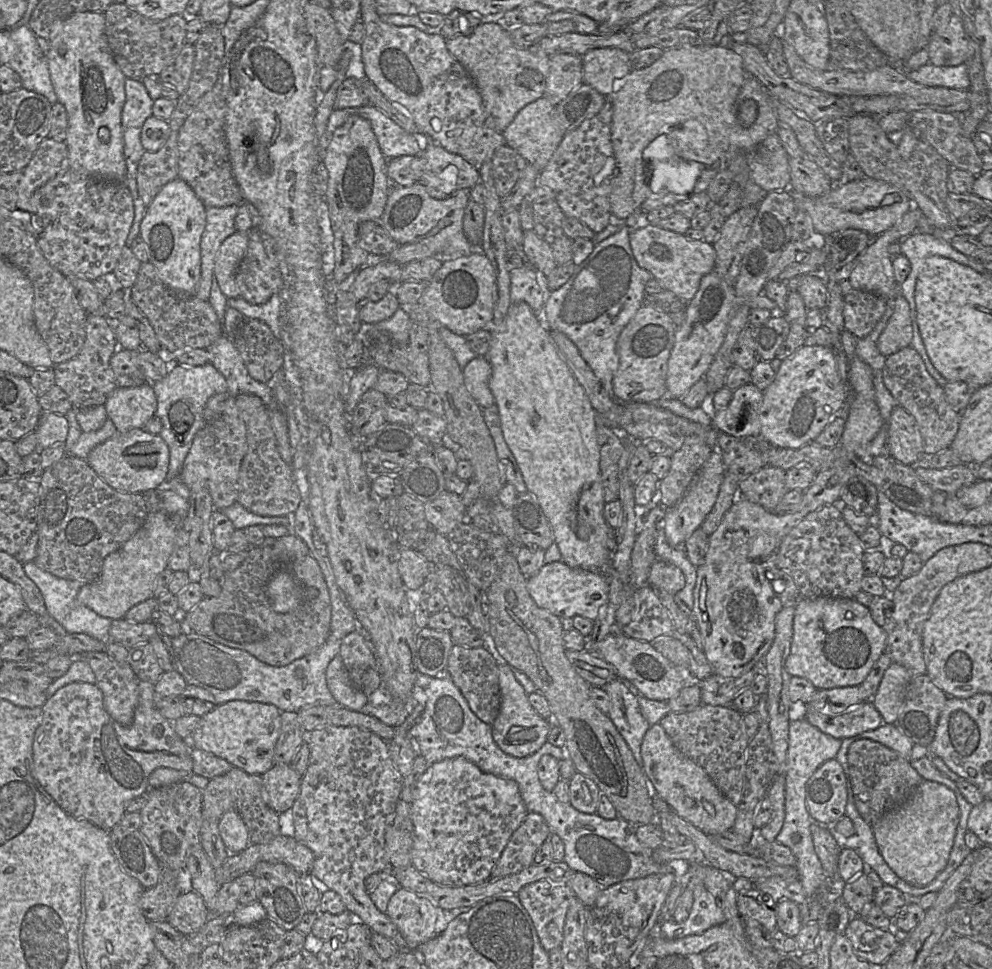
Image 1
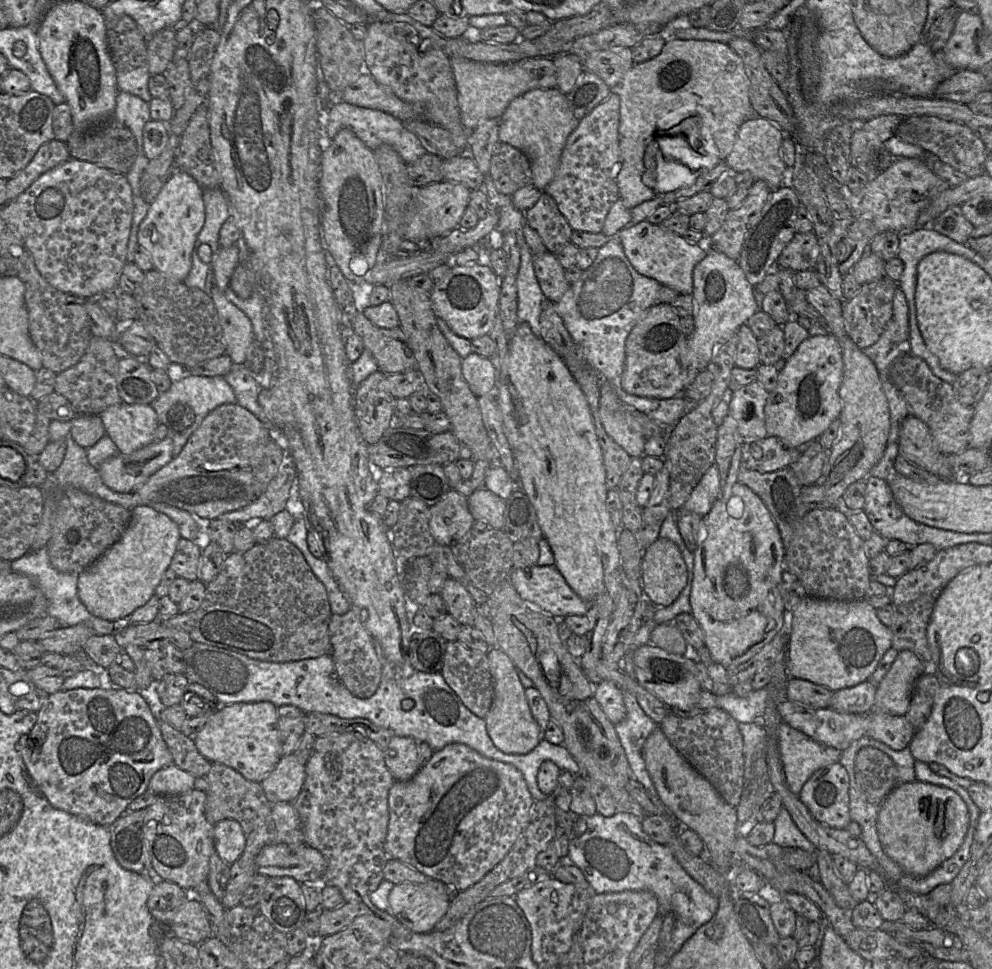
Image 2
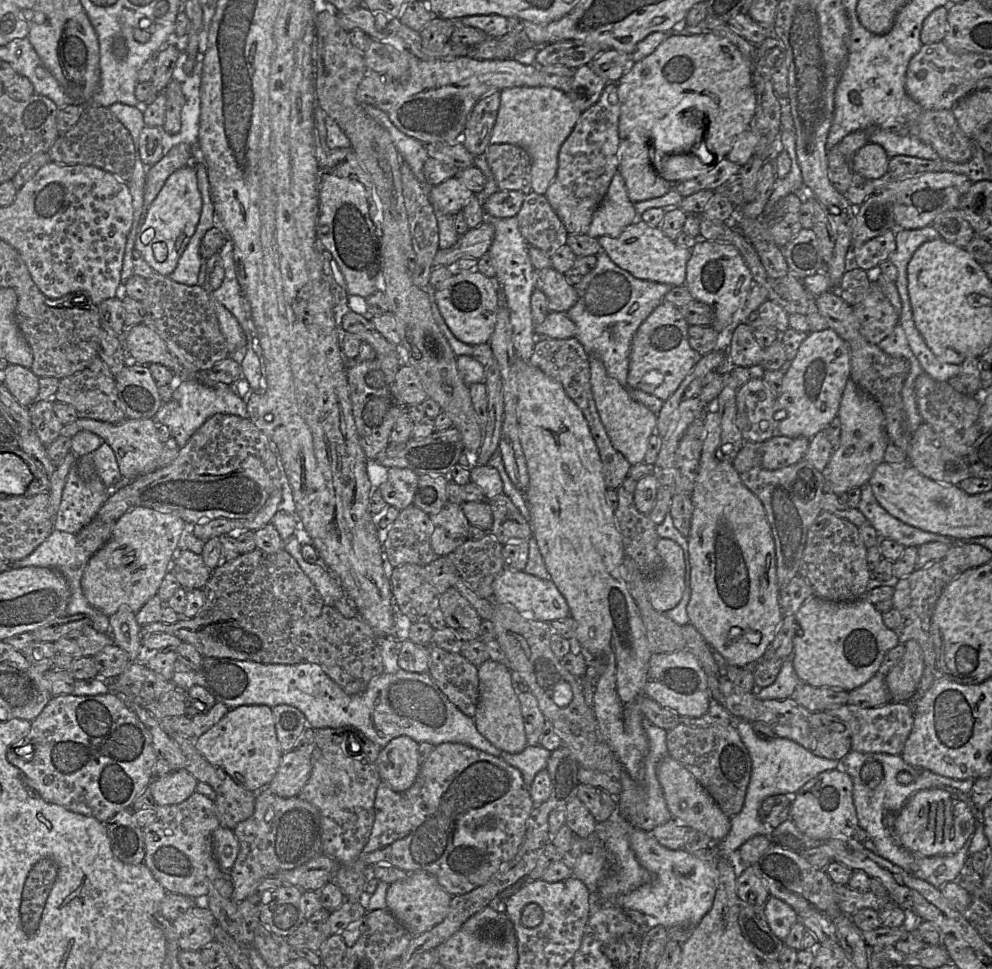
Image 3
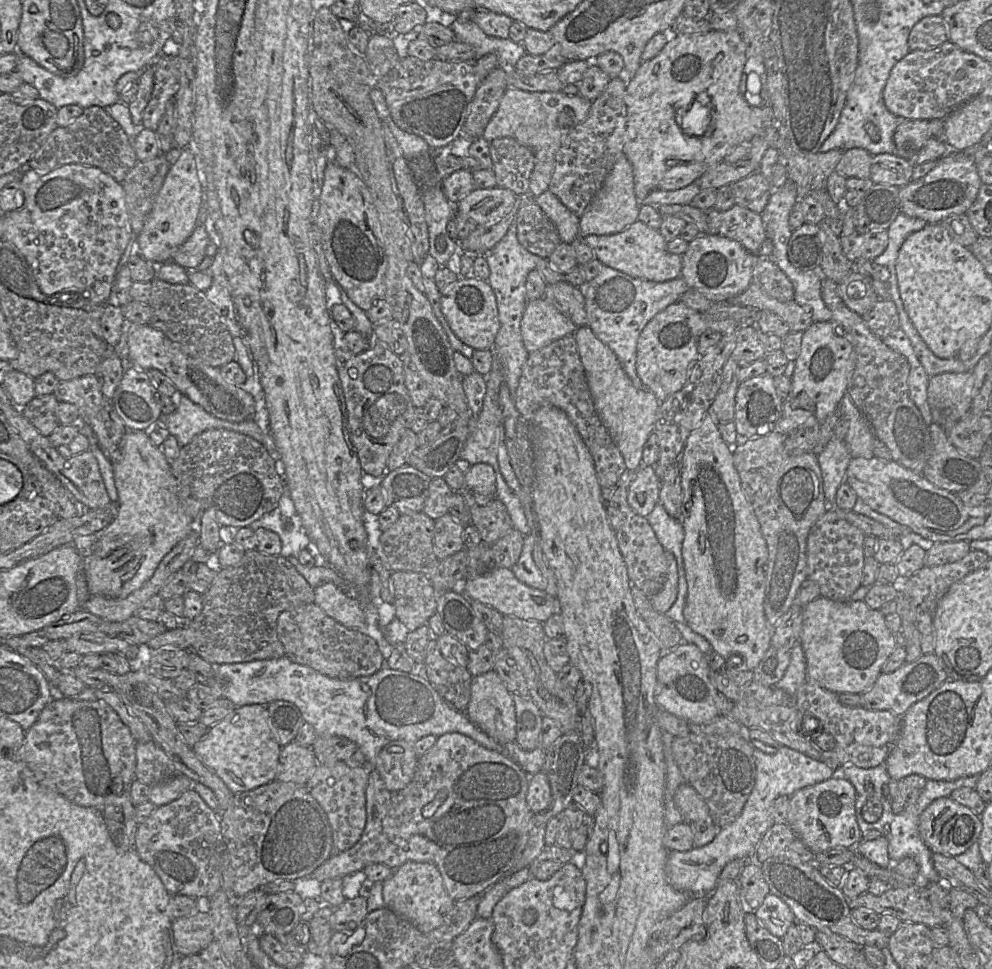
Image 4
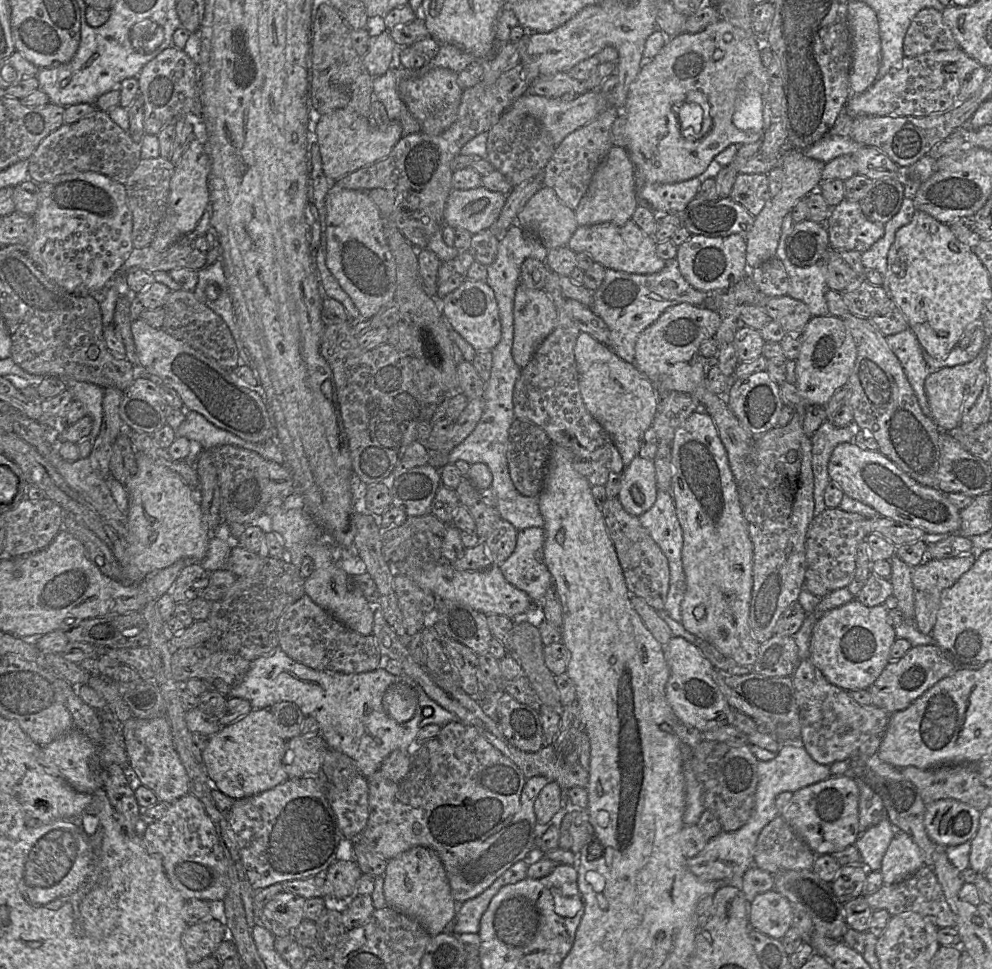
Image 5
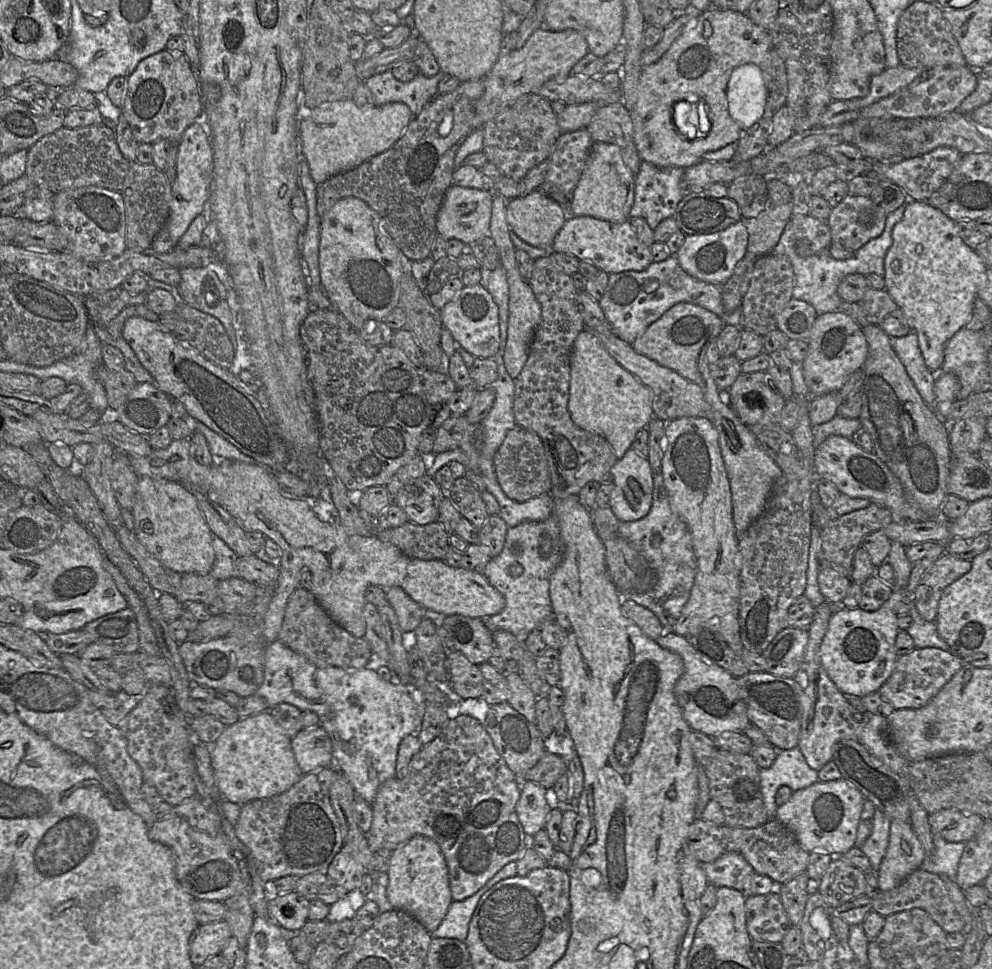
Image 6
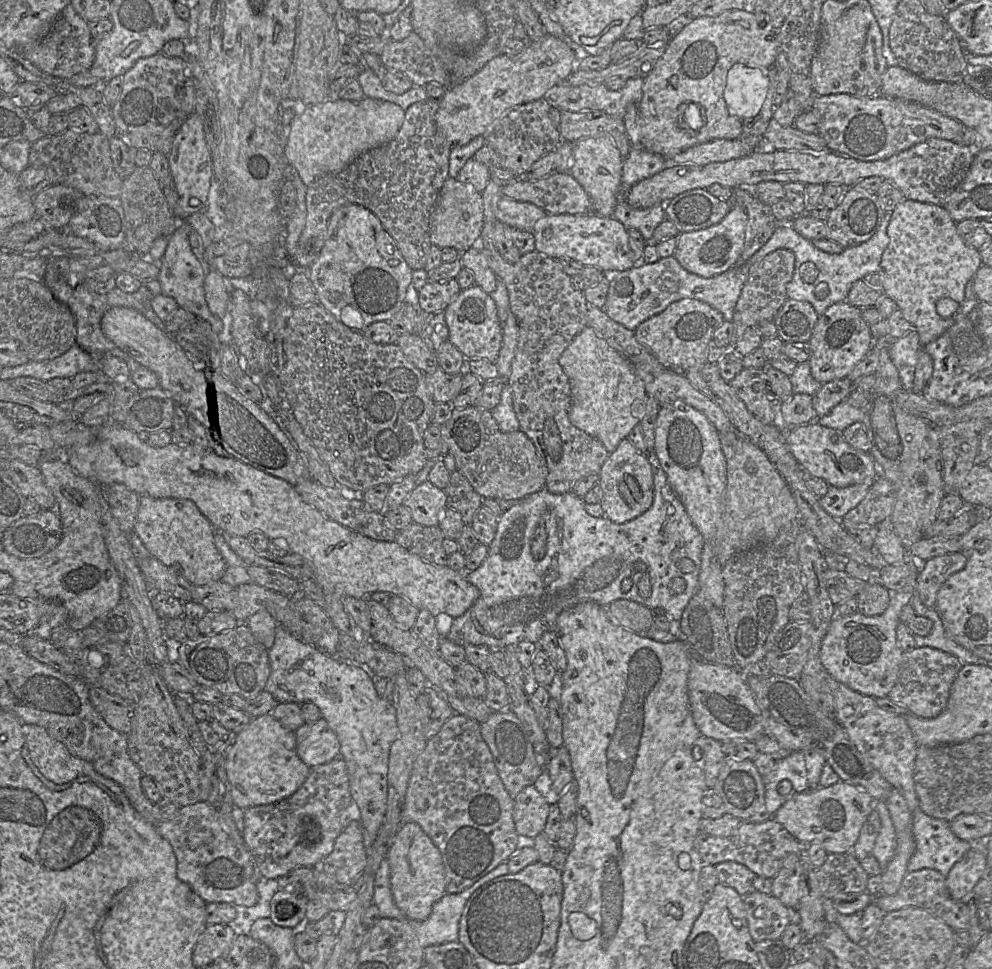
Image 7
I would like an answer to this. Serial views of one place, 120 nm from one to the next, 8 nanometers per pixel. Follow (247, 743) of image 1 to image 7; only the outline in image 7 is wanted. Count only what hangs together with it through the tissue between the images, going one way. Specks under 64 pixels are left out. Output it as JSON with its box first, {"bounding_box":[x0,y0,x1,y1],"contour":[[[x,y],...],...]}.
{"bounding_box":[214,713,311,810],"contour":[[[271,713],[251,718],[249,723],[243,729],[233,734],[232,742],[229,745],[226,745],[221,749],[214,749],[214,753],[216,757],[216,771],[217,771],[217,755],[220,755],[224,760],[226,778],[228,780],[228,783],[230,784],[232,803],[235,806],[240,807],[244,810],[253,806],[275,803],[291,796],[301,787],[301,785],[304,783],[304,781],[306,780],[311,771],[311,768],[307,766],[297,754],[296,739],[294,732],[285,728],[275,717],[272,716]]]}

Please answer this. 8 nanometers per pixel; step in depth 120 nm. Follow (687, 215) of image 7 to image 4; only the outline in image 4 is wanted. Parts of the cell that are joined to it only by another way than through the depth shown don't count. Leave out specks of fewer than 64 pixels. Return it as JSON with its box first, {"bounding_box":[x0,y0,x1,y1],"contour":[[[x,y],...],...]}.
{"bounding_box":[705,204,767,254],"contour":[[[735,204],[727,211],[714,208],[705,211],[708,232],[739,242],[749,253],[760,254],[767,239],[760,214]]]}

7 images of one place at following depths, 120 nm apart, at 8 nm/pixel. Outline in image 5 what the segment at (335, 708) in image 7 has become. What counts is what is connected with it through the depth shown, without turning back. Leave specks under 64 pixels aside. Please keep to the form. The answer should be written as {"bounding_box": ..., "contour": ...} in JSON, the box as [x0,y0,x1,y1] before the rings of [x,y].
{"bounding_box":[229,646,460,778],"contour":[[[279,646],[251,661],[242,680],[230,687],[229,696],[249,701],[252,709],[269,709],[281,701],[296,704],[304,716],[317,720],[319,734],[327,746],[352,758],[359,774],[365,778],[378,771],[384,759],[394,750],[412,750],[415,738],[423,727],[431,724],[443,727],[452,721],[460,721],[455,714],[429,698],[423,688],[404,673],[393,675],[383,668],[358,674],[316,670],[293,660]]]}

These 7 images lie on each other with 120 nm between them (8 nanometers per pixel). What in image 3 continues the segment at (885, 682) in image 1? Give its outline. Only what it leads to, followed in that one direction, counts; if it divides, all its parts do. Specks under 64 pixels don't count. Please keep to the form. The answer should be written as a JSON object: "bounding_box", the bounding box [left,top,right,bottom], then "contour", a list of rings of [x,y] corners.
{"bounding_box":[886,640,924,702],"contour":[[[916,640],[905,643],[905,653],[886,675],[892,702],[911,702],[924,672],[924,654]]]}

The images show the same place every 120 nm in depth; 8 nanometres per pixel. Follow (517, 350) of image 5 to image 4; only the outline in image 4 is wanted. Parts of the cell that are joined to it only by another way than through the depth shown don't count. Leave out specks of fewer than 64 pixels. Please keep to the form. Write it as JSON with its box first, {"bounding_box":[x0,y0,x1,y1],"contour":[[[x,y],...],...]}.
{"bounding_box":[521,297,577,353],"contour":[[[544,297],[528,300],[522,319],[521,335],[528,353],[554,340],[574,334],[577,326]]]}

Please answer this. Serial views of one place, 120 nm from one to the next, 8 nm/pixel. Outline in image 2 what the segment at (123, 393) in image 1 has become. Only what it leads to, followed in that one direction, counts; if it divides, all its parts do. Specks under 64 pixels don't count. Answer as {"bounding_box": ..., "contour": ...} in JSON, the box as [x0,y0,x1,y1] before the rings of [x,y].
{"bounding_box":[100,402,159,454],"contour":[[[121,402],[108,407],[100,417],[119,453],[130,454],[155,441],[159,421],[152,405]]]}

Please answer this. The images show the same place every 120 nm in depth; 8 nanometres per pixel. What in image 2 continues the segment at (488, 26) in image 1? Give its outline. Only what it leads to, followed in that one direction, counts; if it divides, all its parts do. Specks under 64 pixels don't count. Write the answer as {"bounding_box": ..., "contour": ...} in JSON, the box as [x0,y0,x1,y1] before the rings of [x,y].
{"bounding_box":[450,57,557,132],"contour":[[[553,57],[528,58],[515,63],[495,64],[450,58],[456,82],[461,123],[470,132],[481,120],[501,118],[511,101],[532,89],[557,87]]]}

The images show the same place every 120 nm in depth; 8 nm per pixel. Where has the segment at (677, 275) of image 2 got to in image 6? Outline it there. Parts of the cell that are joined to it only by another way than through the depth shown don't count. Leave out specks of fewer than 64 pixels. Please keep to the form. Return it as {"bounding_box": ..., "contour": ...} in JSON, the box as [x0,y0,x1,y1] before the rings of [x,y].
{"bounding_box":[551,215,653,274],"contour":[[[569,215],[554,238],[551,252],[573,255],[608,274],[628,270],[643,271],[653,262],[650,247],[639,241],[629,220],[612,223],[590,216]]]}

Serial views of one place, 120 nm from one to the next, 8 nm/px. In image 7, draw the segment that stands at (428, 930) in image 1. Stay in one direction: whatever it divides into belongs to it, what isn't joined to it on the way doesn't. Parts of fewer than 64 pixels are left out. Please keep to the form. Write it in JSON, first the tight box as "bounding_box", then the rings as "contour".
{"bounding_box":[387,822,446,920],"contour":[[[414,822],[402,824],[391,845],[387,859],[394,902],[408,920],[429,917],[435,902],[446,893],[446,871],[439,848]]]}

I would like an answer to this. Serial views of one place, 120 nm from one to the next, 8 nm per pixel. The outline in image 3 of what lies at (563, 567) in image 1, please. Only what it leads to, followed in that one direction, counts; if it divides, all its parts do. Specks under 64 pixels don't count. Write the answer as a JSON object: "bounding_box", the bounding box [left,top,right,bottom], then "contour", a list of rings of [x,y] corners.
{"bounding_box":[493,569,570,622],"contour":[[[504,569],[493,582],[493,602],[512,604],[521,614],[534,620],[552,622],[570,615],[569,606],[550,579],[540,579],[524,571]]]}

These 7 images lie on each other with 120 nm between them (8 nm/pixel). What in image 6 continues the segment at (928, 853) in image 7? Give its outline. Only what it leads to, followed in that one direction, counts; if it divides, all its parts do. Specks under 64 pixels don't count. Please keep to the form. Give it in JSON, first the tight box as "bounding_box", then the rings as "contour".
{"bounding_box":[920,834,966,881],"contour":[[[933,834],[933,844],[932,853],[925,858],[920,869],[955,881],[966,842],[948,842],[940,834]]]}

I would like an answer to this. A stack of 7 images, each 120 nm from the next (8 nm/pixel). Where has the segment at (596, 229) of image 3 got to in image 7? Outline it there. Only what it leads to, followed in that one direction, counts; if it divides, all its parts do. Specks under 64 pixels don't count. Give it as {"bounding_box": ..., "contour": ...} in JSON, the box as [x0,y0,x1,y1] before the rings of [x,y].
{"bounding_box":[570,136,624,217],"contour":[[[609,136],[586,137],[573,145],[570,173],[588,194],[592,213],[613,217],[621,187],[624,157]]]}

